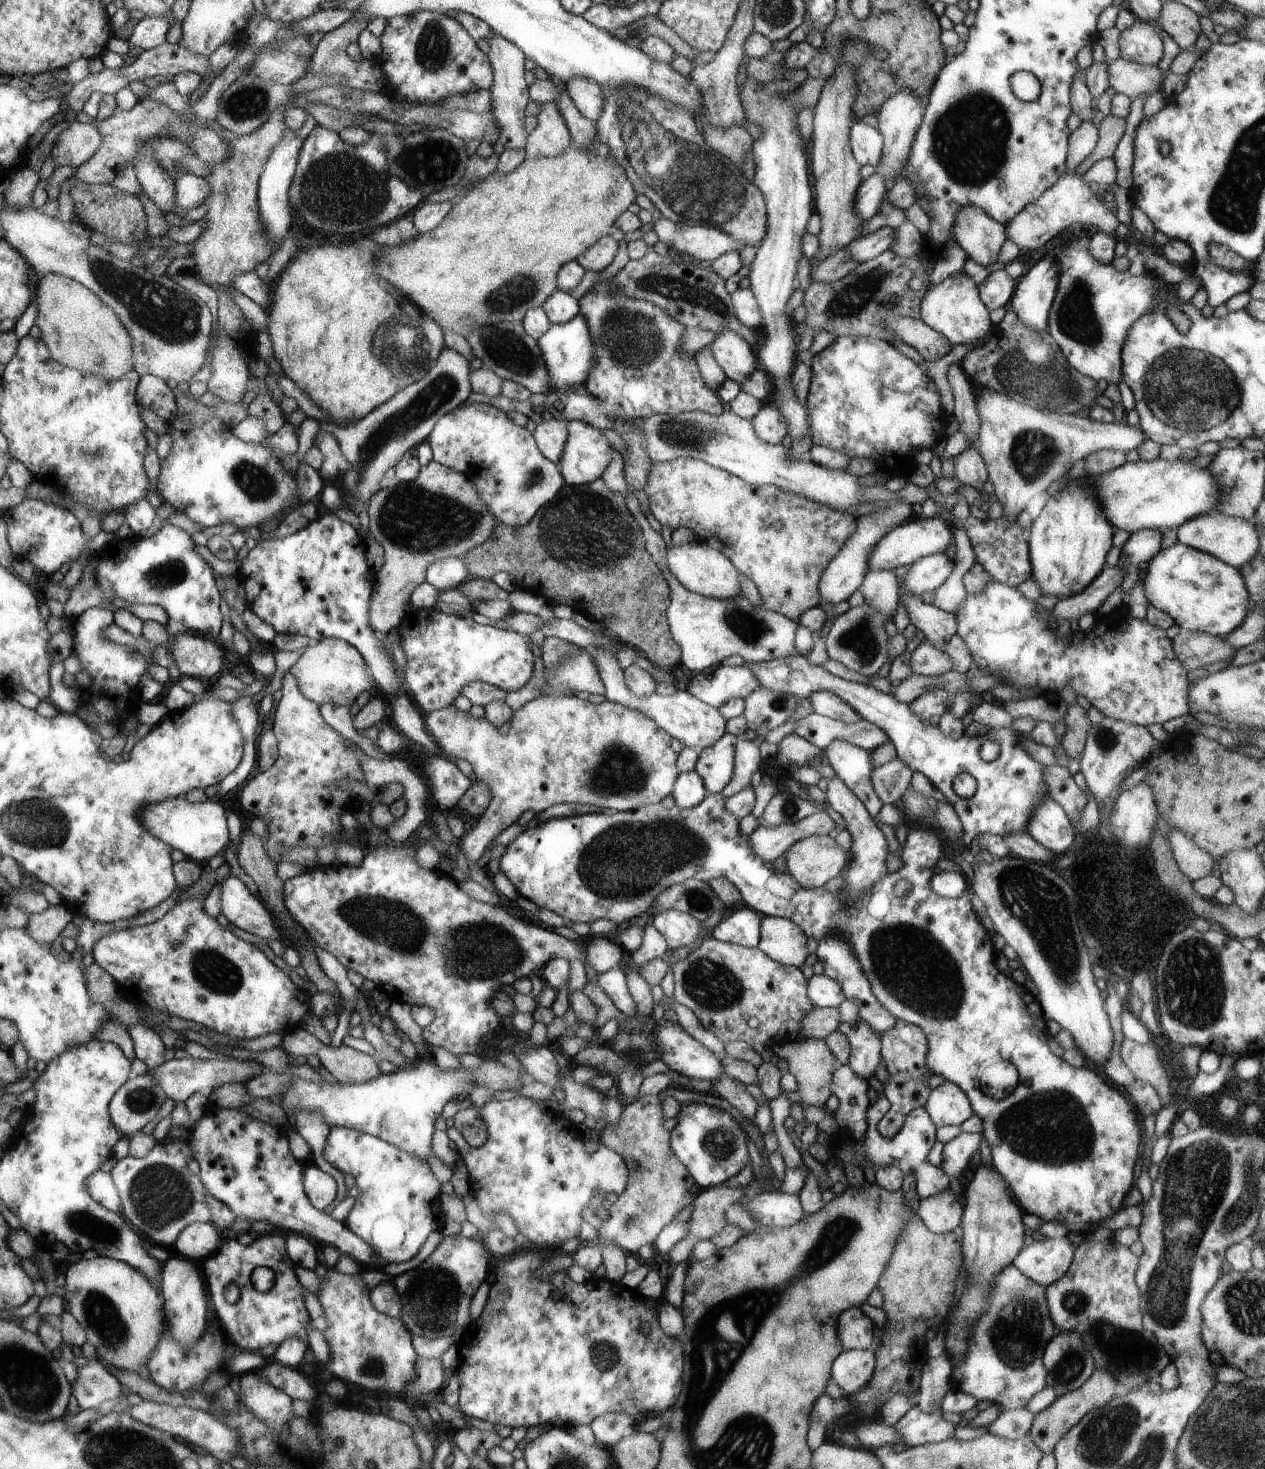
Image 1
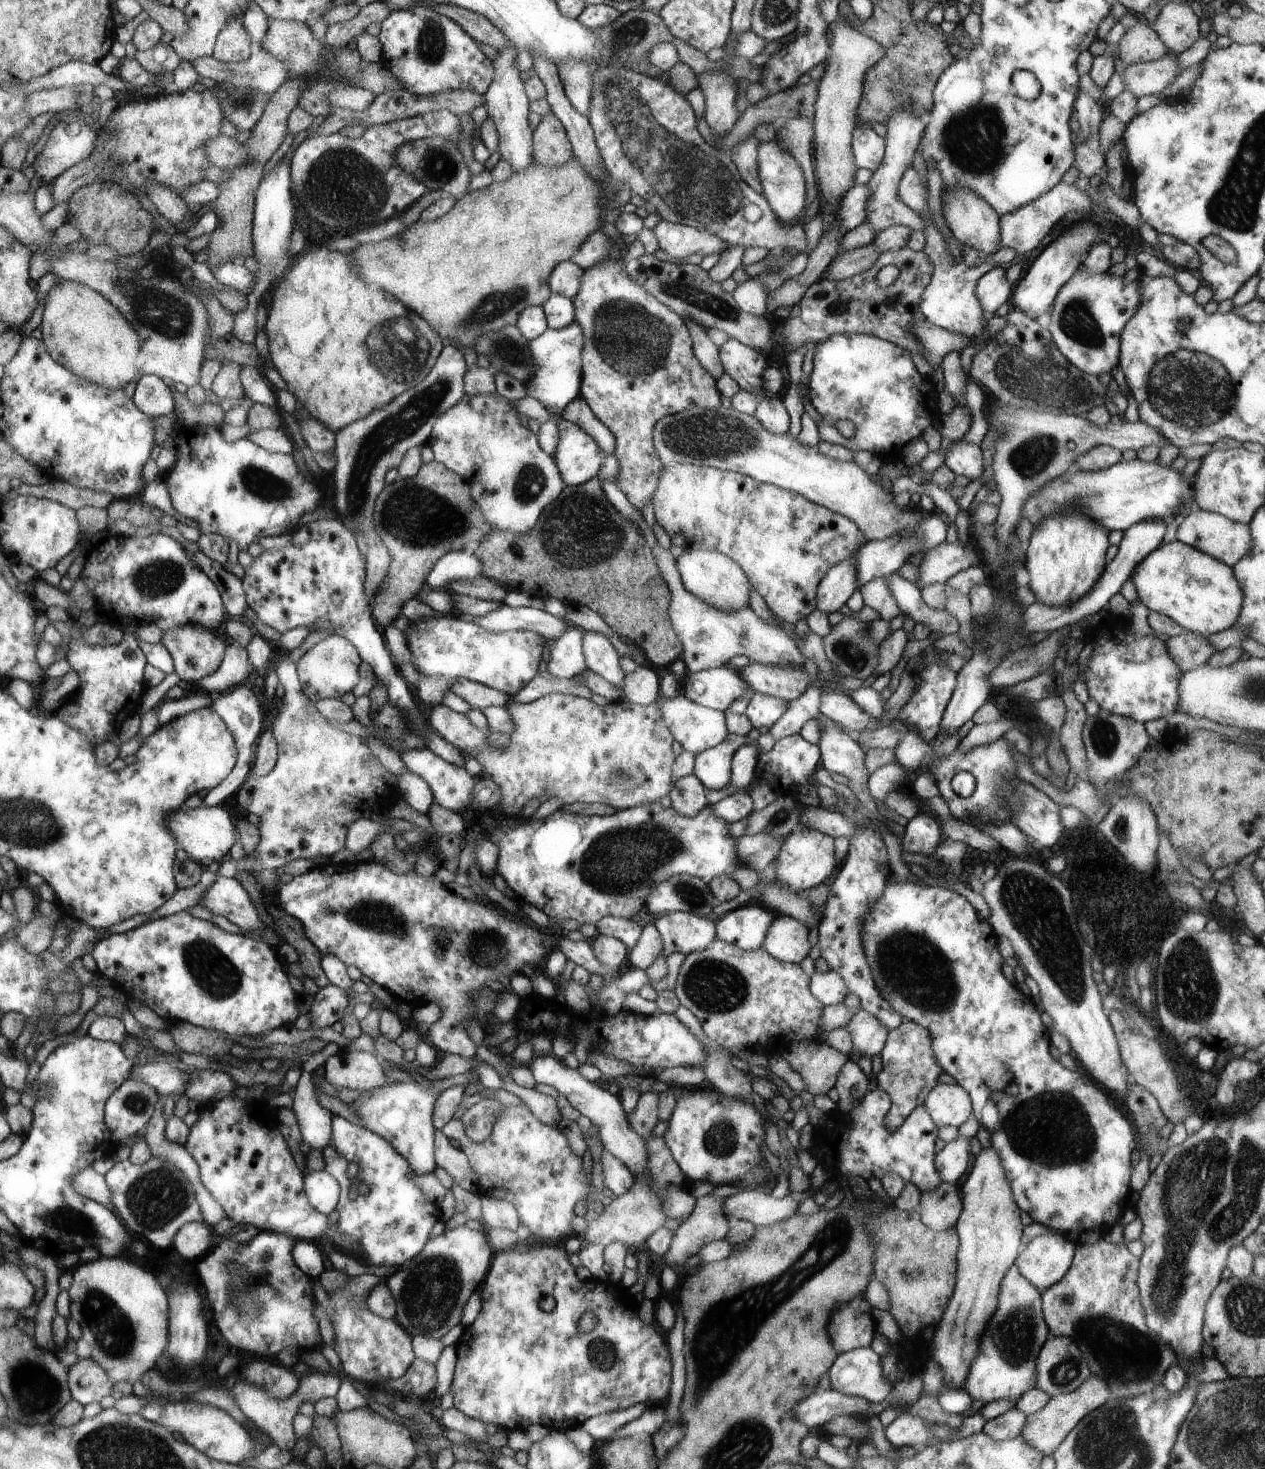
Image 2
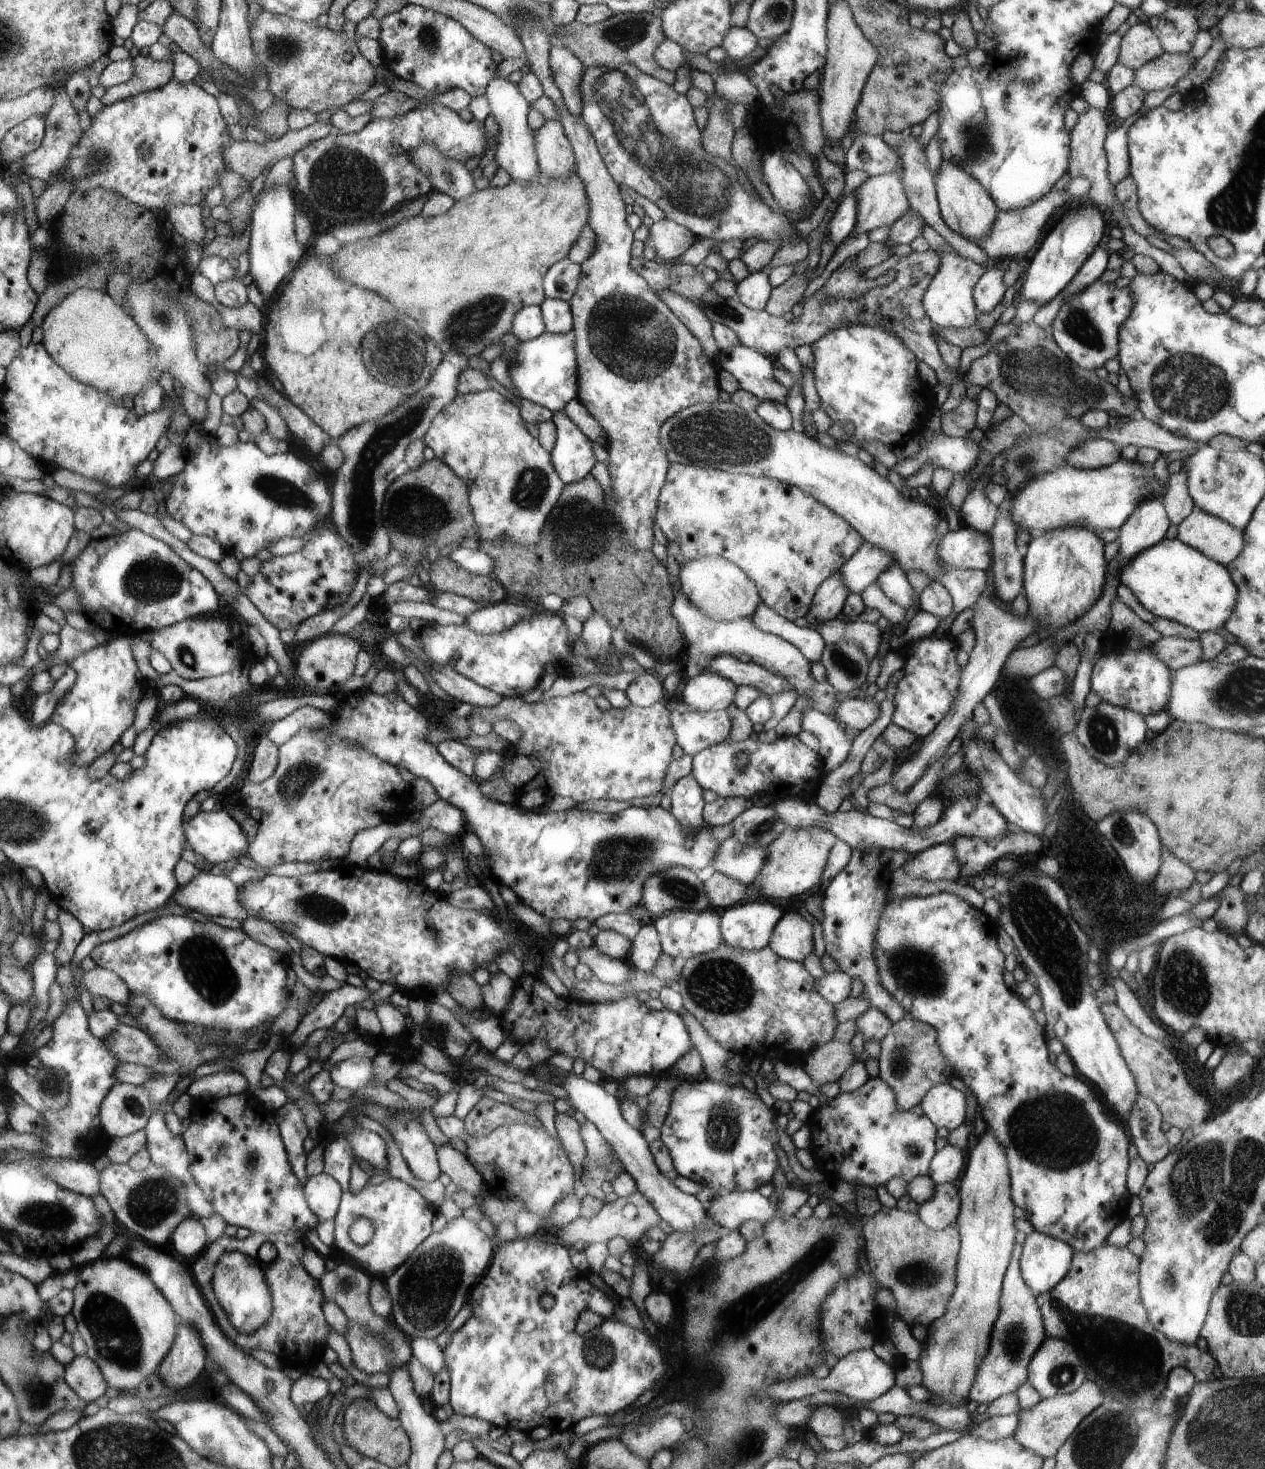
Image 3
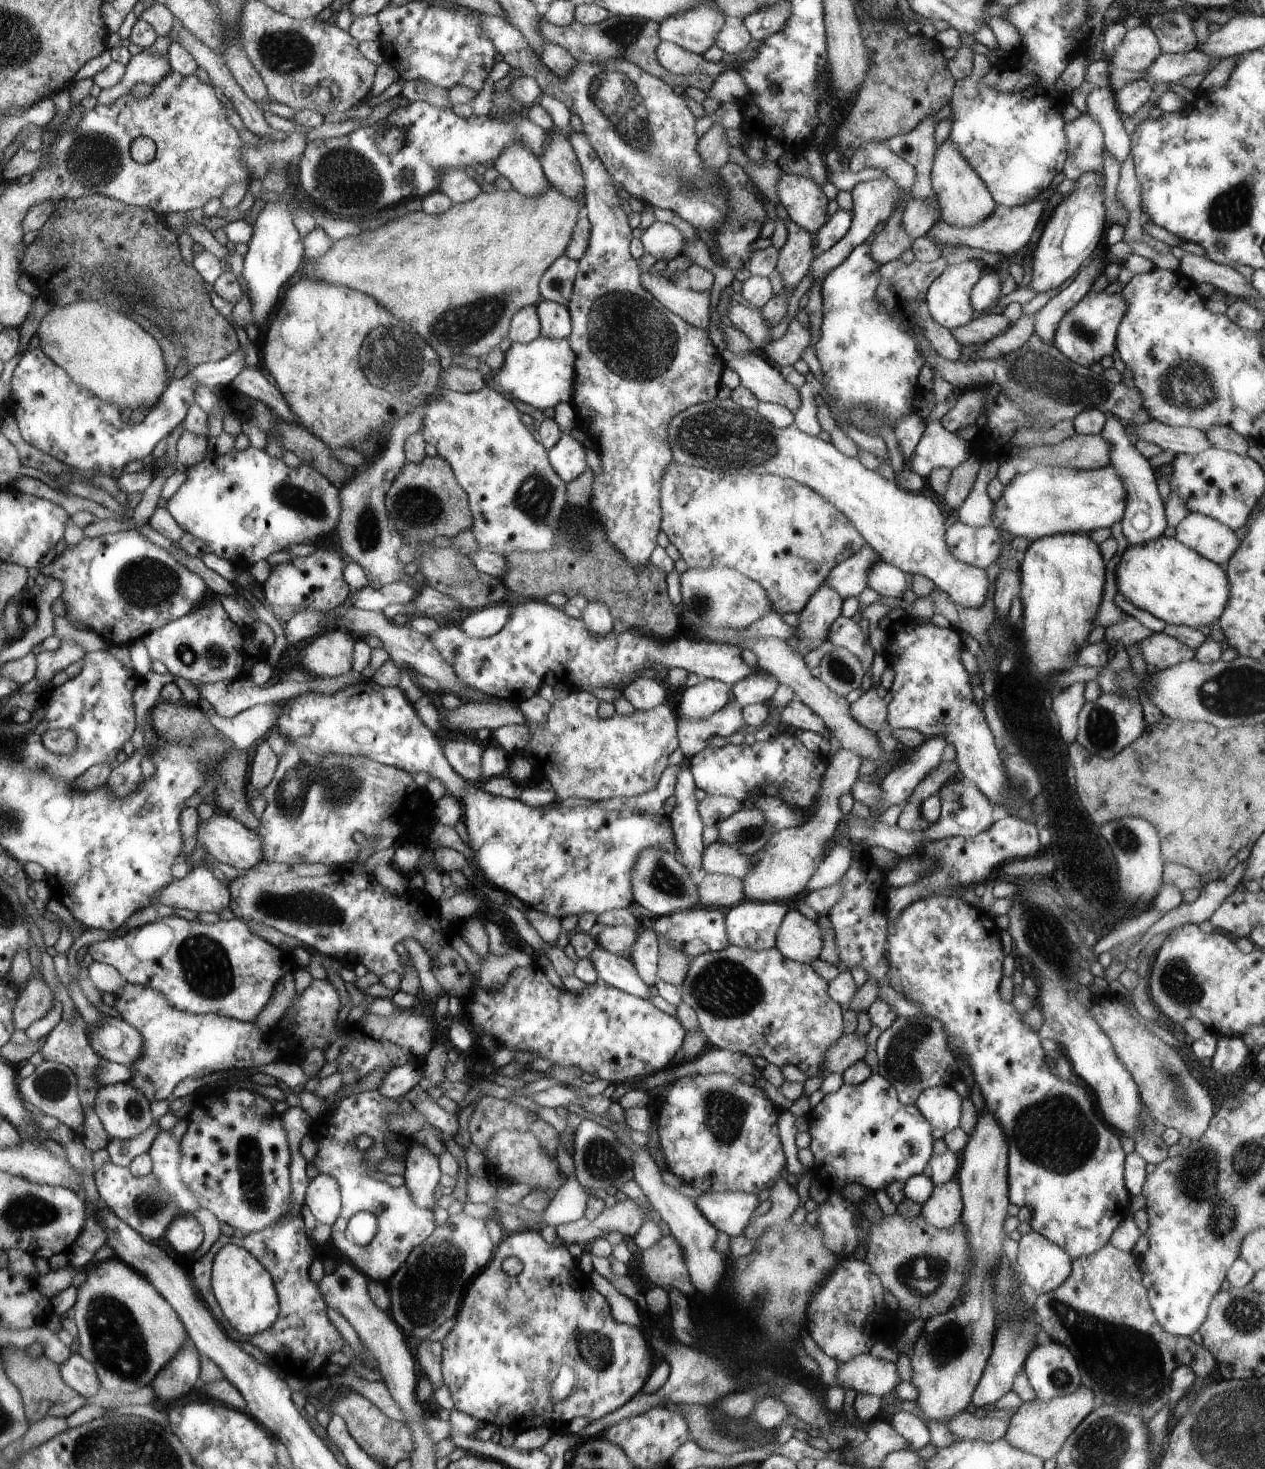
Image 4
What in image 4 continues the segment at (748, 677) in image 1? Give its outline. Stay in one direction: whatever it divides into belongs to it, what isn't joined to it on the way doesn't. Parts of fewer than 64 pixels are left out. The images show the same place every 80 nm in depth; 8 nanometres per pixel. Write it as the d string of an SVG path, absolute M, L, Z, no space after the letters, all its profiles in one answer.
M703 678L694 686L686 686L678 704L680 718L708 718L718 710L724 709L730 702L728 683Z

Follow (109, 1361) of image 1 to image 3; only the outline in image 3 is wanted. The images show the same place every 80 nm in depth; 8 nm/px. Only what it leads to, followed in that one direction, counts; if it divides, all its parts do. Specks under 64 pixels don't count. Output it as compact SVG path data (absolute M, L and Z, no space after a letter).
M103 1256L76 1268L78 1282L72 1290L72 1316L78 1333L88 1347L85 1355L96 1362L106 1384L125 1394L134 1392L150 1374L157 1373L168 1357L176 1338L176 1322L172 1306L152 1284L152 1279L124 1256Z

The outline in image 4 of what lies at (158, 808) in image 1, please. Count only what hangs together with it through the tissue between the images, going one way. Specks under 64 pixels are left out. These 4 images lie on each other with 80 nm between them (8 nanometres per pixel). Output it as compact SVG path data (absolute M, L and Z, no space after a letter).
M214 814L210 816L210 820L200 820L196 828L196 838L200 842L200 847L204 848L207 854L212 855L214 861L233 866L241 871L254 869L256 864L263 862L264 844L261 835L228 816Z

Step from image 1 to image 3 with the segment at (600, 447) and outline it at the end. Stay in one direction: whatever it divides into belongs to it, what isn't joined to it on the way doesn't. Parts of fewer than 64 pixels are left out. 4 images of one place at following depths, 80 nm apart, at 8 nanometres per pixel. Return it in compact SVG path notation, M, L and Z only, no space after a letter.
M564 409L551 414L549 419L556 428L555 446L550 455L562 483L570 485L584 480L598 462L591 440L568 418Z

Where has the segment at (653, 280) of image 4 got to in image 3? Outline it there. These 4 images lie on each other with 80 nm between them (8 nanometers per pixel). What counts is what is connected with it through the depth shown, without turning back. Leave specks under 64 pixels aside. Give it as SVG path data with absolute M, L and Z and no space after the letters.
M658 292L658 298L676 314L676 317L688 327L698 340L702 343L702 350L706 352L708 358L718 358L718 366L721 365L721 351L717 348L717 344L713 336L713 328L710 320L706 318L702 306L698 302L692 300L684 300L684 296L670 292Z

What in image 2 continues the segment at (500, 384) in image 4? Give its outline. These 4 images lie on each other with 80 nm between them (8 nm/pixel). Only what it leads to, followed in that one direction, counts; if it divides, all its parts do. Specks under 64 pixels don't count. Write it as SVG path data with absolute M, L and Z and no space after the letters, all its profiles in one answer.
M572 322L566 328L547 329L538 338L530 341L530 351L534 362L539 365L536 378L532 378L526 392L538 400L548 417L562 415L566 406L581 395L582 378L584 377L585 331L580 324Z

